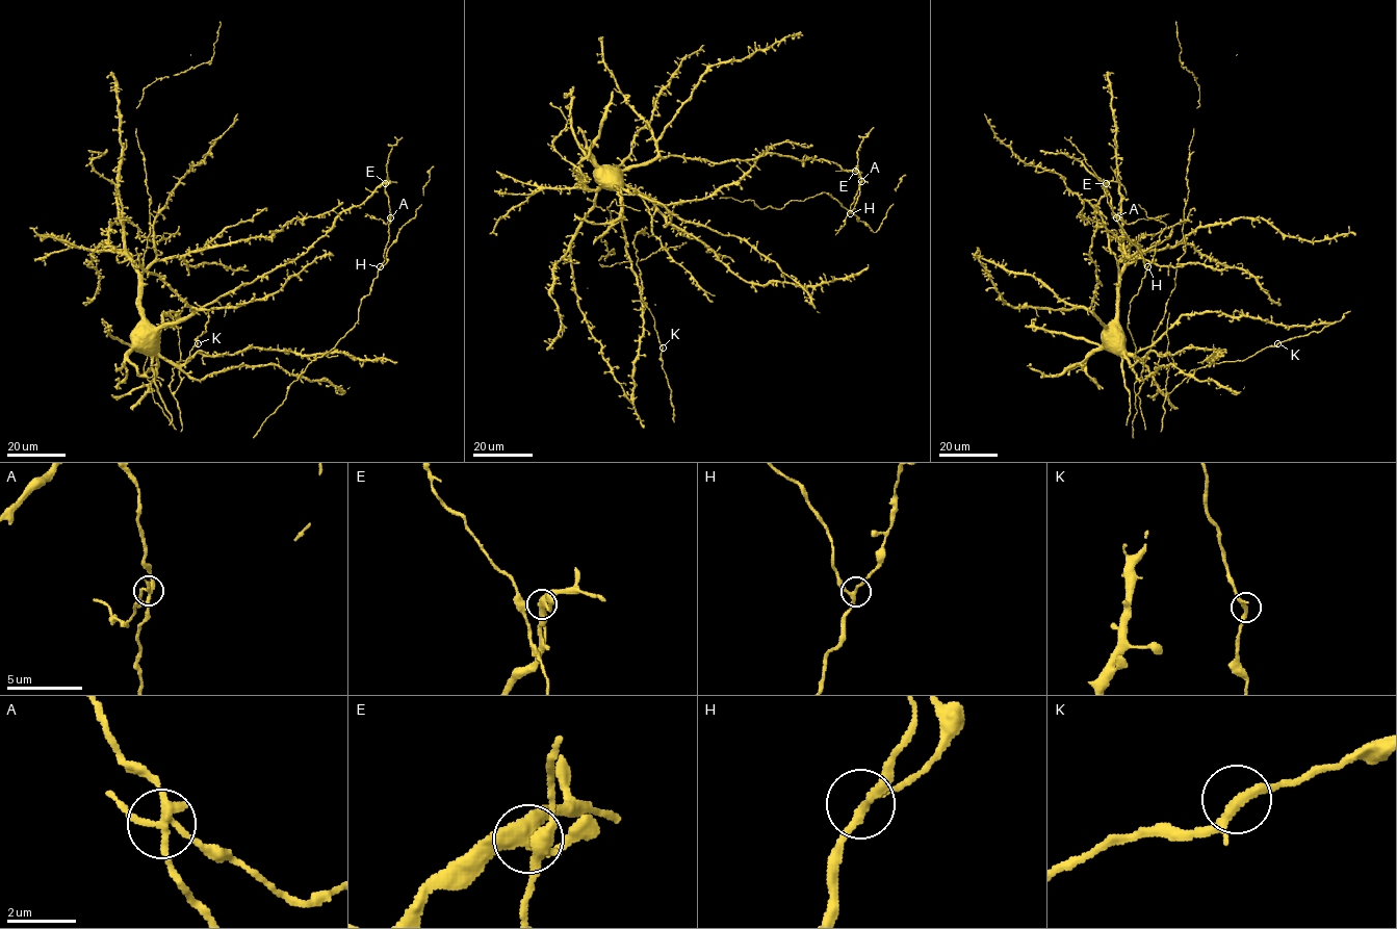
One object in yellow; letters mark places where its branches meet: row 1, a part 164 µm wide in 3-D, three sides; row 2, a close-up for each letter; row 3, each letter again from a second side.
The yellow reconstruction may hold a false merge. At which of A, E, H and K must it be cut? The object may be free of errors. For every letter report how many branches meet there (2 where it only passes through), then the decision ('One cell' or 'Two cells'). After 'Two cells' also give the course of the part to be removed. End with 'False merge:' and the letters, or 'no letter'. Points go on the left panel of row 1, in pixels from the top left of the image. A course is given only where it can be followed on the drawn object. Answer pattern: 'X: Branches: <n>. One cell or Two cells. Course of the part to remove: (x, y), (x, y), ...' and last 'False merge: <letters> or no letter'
A: Branches: 4. Two cells. Course of the part to remove: (391, 217), (386, 224), (365, 213)
E: Branches: 4. One cell
H: Branches: 3. One cell
K: Branches: 3. One cell
False merge: A

